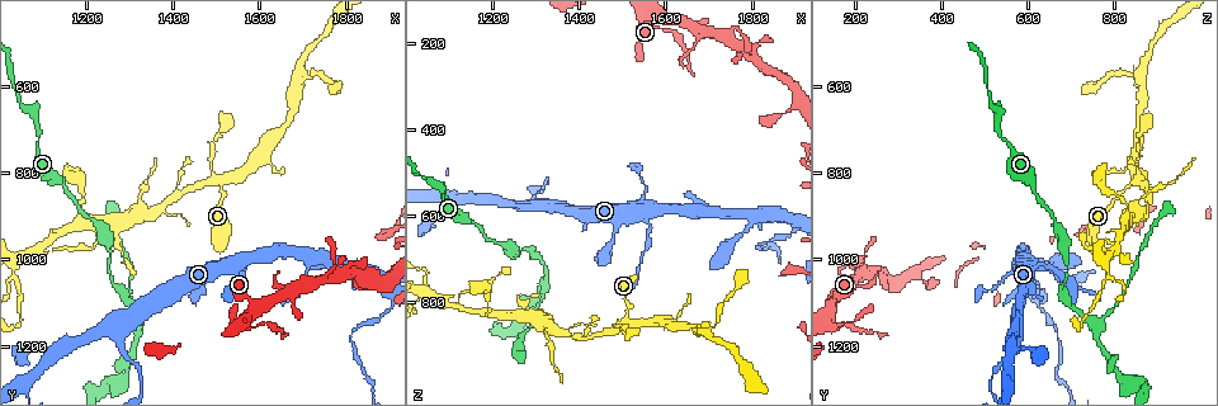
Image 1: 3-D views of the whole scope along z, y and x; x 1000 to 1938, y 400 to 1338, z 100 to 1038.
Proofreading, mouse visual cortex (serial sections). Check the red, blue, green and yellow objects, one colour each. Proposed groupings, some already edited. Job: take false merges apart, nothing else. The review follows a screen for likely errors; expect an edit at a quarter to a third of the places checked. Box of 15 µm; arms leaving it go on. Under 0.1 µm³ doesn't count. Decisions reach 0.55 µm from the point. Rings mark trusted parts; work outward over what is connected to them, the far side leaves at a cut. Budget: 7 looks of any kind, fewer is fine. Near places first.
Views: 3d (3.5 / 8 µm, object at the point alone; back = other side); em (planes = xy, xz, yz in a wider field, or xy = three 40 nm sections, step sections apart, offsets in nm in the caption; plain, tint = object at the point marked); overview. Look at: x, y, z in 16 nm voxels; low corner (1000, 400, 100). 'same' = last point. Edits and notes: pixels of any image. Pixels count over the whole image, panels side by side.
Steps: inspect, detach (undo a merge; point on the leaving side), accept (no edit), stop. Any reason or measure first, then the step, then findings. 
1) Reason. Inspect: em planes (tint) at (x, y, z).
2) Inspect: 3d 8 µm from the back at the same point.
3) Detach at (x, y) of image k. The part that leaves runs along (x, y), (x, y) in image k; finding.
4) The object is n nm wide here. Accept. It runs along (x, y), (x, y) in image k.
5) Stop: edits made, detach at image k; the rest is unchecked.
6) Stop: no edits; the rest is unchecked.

Abrupt turn. Inspect: 3d 3.5 µm at (1505, 825, 850).

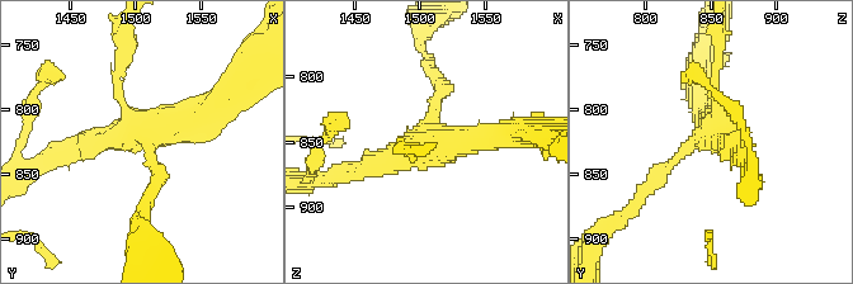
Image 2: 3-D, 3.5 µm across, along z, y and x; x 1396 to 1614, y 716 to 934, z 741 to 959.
4 arms meet here; the arms are 150, 200, 300, 350 nm wide. Inspect: em xy step 1 (tint) at (1508, 822, 844).

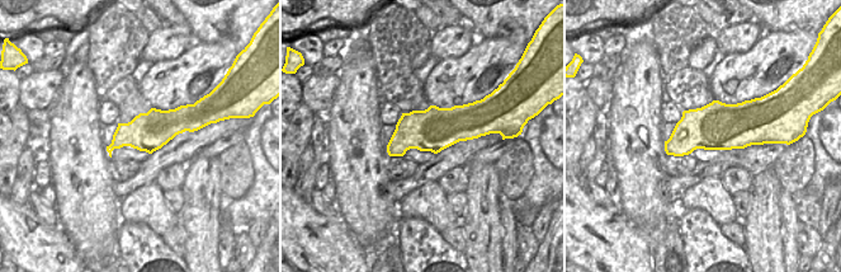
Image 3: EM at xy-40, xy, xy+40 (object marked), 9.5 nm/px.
Accept. One cell here.

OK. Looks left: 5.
Narrows sharply. Inspect: 3d 3.5 µm at (1815, 1175, 670).

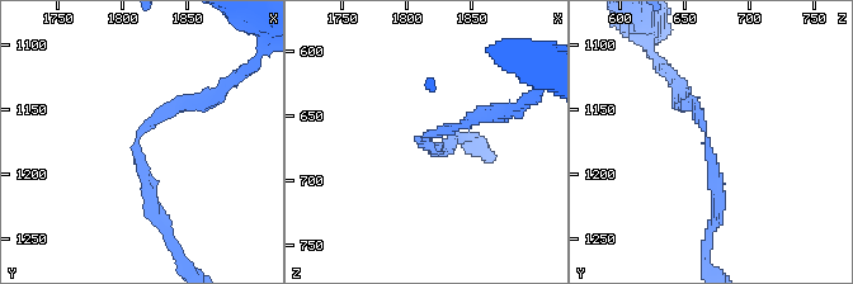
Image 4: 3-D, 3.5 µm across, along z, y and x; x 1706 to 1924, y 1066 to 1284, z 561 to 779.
The arms are 150, 200 nm wide; shape alone is not enough. Inspect: em xy step 5 (tint) at (1814, 1172, 664).

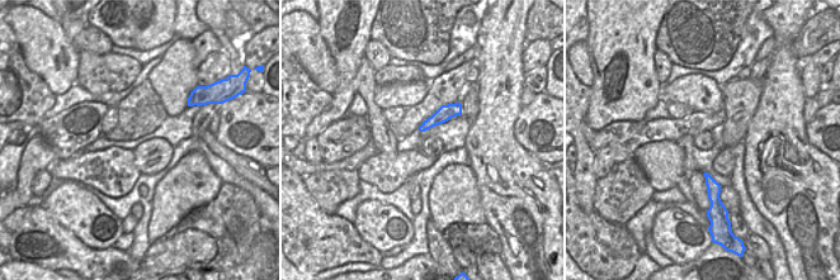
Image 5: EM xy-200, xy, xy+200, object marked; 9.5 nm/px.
Accept. All the same cell.

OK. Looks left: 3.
Thick turns thin. Inspect: 3d 3.5 µm at (1260, 1030, 685).

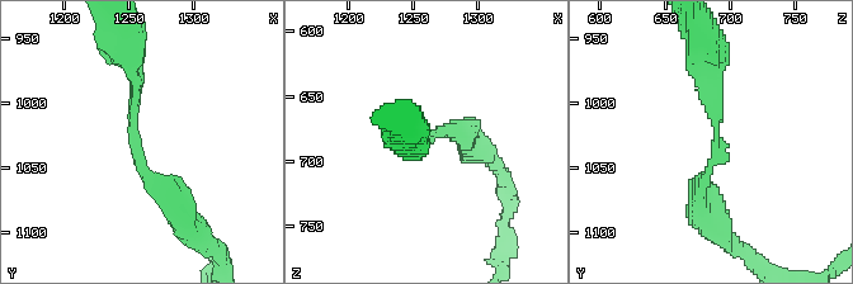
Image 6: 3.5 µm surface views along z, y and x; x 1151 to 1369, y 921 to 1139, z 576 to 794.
Inspect: em planes (tint) at (1256, 1030, 690).

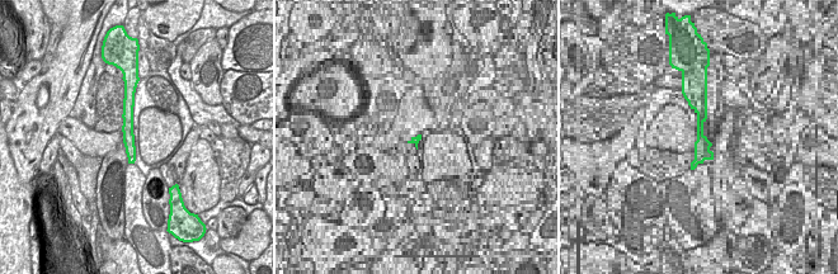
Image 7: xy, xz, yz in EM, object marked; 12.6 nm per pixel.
The arms are 200, 200 nm wide. Accept. All the same cell.

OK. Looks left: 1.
Stop: no edits; the rest is unchecked.

